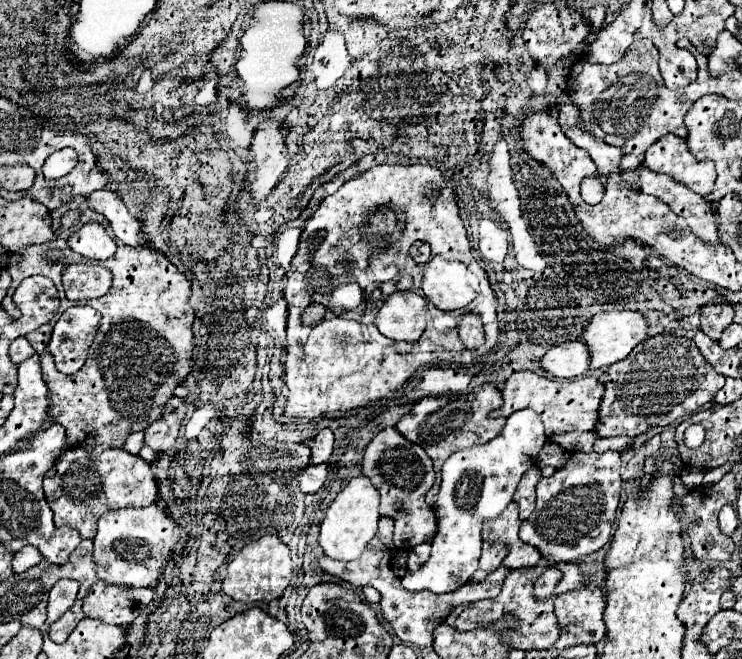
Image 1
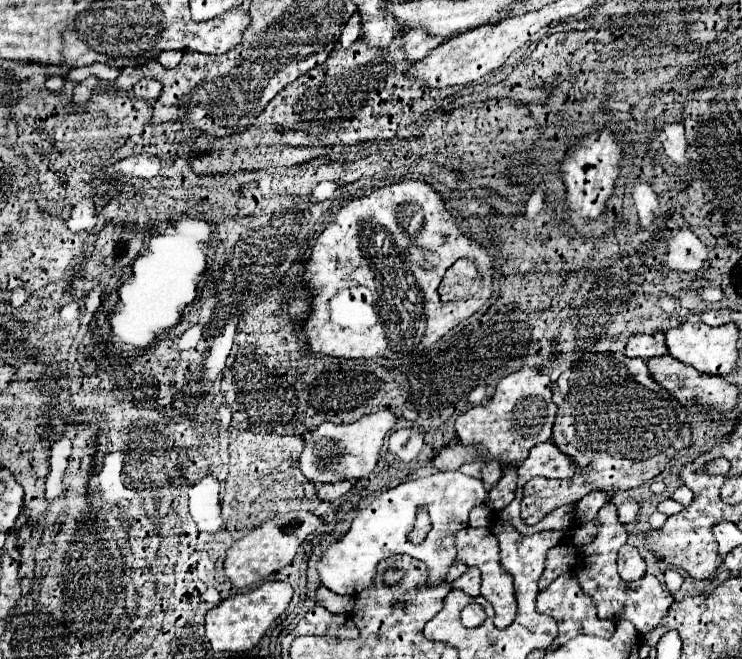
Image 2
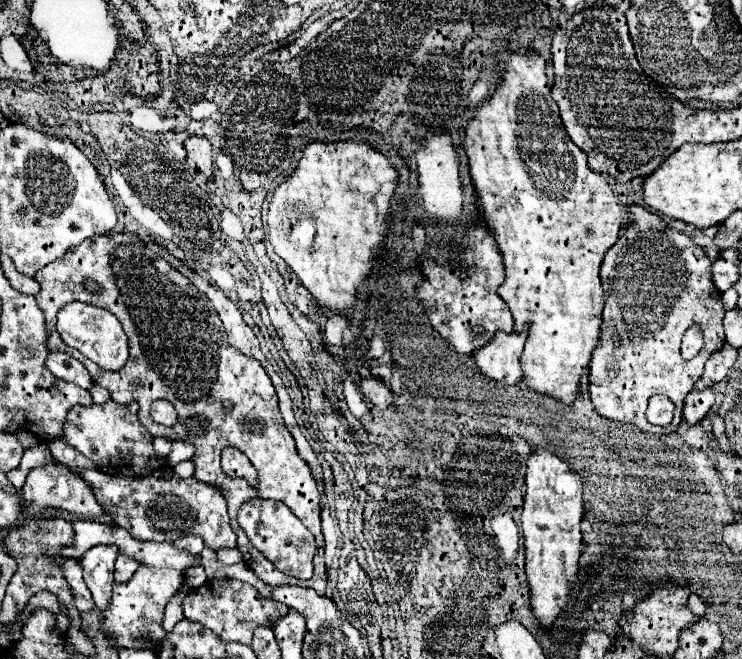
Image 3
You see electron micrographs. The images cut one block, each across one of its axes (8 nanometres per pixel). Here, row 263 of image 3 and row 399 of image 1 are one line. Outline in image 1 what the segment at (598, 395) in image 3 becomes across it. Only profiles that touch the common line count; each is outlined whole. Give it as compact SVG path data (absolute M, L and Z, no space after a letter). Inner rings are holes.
M672 332L646 338L624 362L608 368L606 392L600 404L598 436L638 436L656 426L676 422L686 414L698 412L724 386L724 376L704 360L692 340Z

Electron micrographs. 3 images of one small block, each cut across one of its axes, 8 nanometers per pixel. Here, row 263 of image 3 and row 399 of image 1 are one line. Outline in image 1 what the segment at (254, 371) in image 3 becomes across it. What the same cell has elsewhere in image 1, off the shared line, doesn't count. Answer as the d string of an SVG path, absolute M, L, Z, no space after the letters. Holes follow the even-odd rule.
M118 244L112 258L102 262L114 276L108 294L96 302L100 306L102 324L98 328L98 356L88 356L86 364L80 368L80 380L64 380L64 374L56 370L54 364L42 364L42 376L48 382L52 406L48 414L54 422L62 424L68 434L68 446L84 446L94 452L108 448L120 448L124 438L134 430L144 430L156 418L160 418L164 404L172 396L174 388L190 372L192 356L192 322L194 310L188 304L190 280L176 270L170 260L148 246L126 246Z

